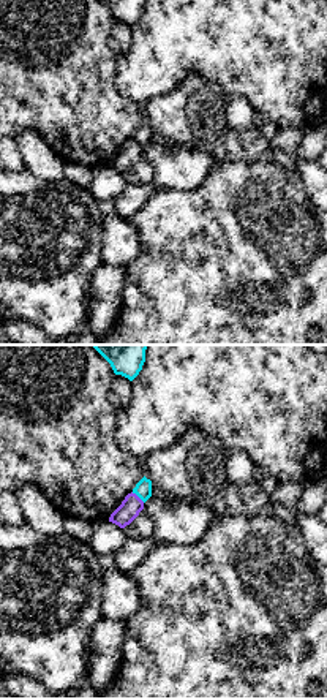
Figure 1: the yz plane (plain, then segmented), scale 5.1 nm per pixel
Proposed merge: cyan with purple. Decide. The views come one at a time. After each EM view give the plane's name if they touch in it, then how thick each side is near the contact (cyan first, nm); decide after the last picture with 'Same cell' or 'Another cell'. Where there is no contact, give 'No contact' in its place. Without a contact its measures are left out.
Touches cyan in yz. Thickness 90 nm (cyan) against 110 nm

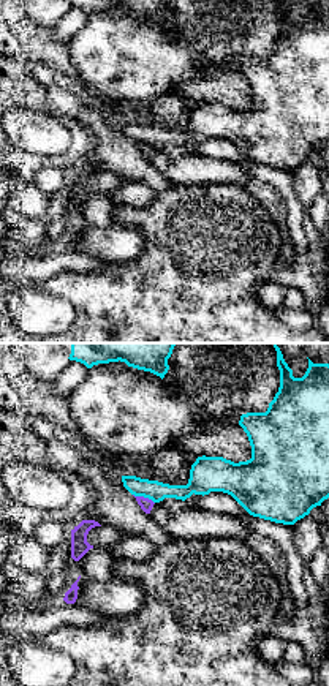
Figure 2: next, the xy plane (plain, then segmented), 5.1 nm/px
Touches cyan in xy. Thickness 100 nm (cyan) against 70 nm

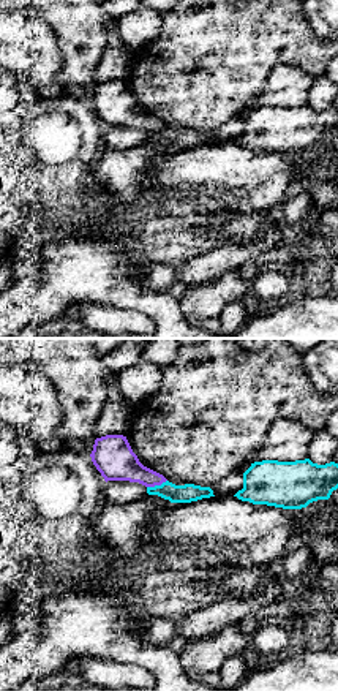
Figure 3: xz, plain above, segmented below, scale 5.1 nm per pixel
Touches cyan in xz. Thickness 100 nm (cyan) against 200 nm

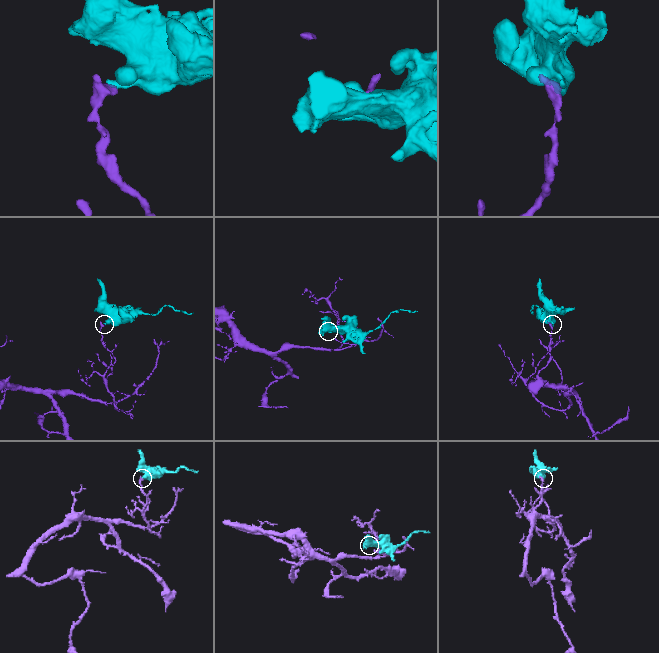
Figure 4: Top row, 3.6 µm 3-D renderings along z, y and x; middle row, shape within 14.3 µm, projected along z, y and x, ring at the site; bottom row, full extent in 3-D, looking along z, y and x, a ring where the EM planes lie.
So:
Another cell

